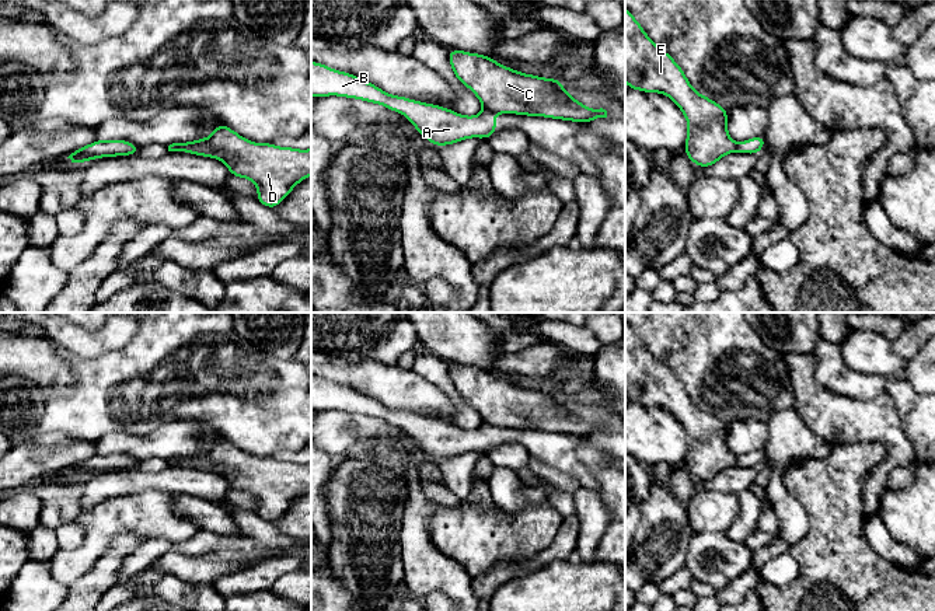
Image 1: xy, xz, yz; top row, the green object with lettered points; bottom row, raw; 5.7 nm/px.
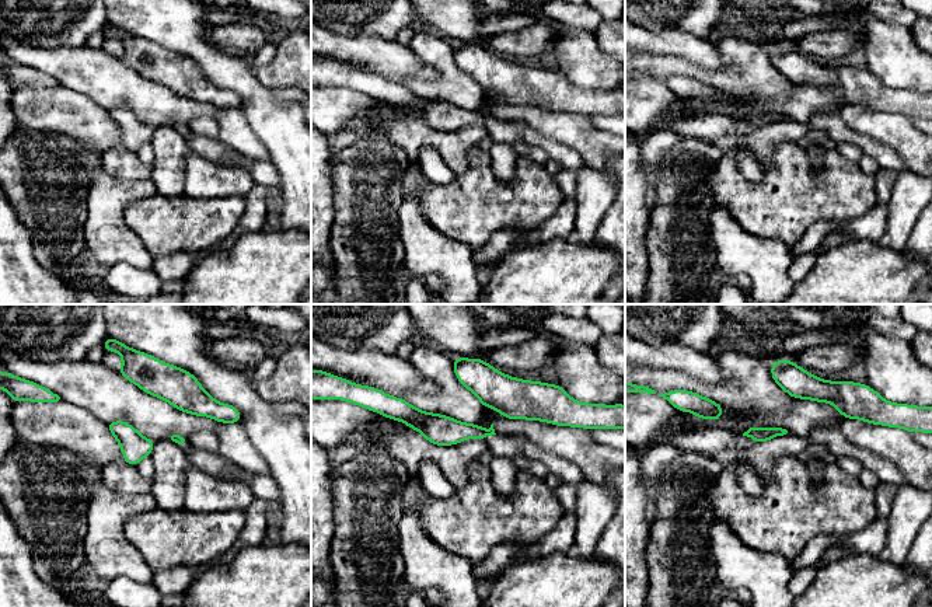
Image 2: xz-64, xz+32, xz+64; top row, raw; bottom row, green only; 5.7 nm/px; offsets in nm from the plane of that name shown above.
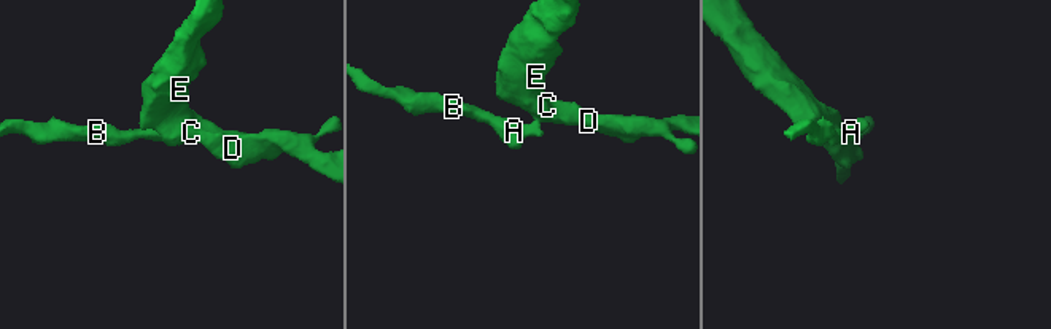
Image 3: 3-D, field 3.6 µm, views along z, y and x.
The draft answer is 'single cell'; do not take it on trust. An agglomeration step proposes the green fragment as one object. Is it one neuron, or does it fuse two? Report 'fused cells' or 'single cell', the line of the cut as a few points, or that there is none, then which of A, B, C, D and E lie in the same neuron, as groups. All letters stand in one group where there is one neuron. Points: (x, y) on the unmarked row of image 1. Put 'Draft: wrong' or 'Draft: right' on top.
Draft: wrong
fused cells | xz (484, 422), (494, 426) | A B / C D E

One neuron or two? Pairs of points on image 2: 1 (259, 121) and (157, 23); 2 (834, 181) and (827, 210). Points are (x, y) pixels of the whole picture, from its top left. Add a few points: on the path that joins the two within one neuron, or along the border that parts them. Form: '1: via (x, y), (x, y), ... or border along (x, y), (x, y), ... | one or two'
1: via (248, 90), (230, 72), (219, 67), (188, 38) | one
2: via (834, 188), (834, 195), (828, 203) | one

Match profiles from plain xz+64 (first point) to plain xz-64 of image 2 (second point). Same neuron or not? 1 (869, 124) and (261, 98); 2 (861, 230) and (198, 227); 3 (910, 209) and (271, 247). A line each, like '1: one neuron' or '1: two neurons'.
1: two neurons
2: two neurons
3: two neurons

